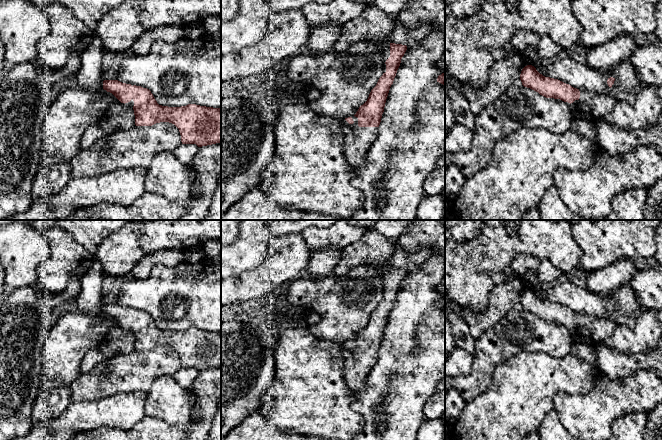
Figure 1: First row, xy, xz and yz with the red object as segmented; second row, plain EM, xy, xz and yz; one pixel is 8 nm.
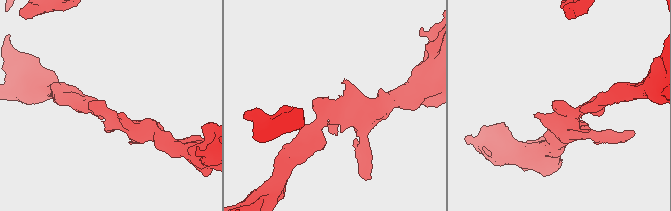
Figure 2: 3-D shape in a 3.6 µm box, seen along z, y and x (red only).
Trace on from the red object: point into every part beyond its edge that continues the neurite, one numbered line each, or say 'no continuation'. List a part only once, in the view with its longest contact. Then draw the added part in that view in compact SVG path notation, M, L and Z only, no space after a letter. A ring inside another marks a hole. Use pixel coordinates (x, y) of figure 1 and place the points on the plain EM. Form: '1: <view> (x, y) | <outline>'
1: xz (373, 250) | M368 229L358 241L342 249L342 259L335 267L333 274L344 276L351 268L360 265L380 269L383 273L379 279L383 283L383 297L385 297L385 286L390 281L390 269L387 265L393 250L394 242L392 240L373 229Z
2: xz (358, 365) | M352 340L353 348L342 343L342 355L344 359L344 380L348 388L359 391L364 388L366 379L378 360L378 351L359 351L358 342Z

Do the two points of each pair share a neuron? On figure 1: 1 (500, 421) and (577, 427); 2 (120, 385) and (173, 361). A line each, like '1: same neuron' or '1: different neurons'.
1: different neurons
2: same neuron

